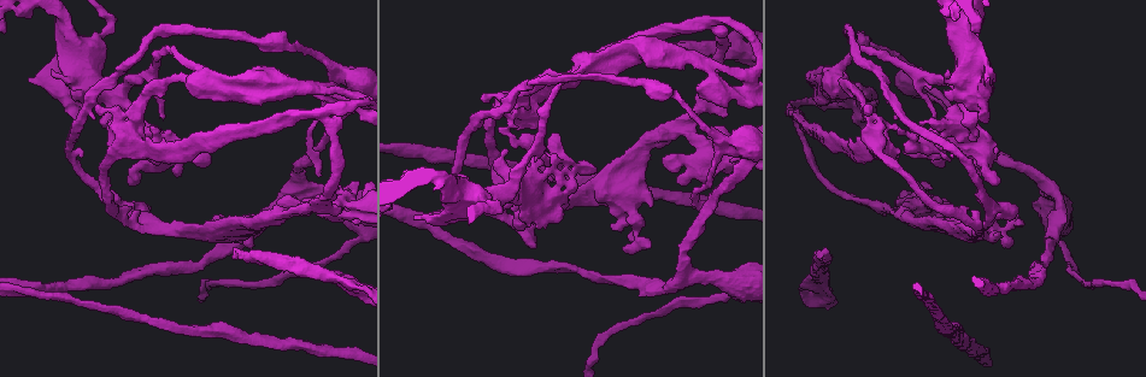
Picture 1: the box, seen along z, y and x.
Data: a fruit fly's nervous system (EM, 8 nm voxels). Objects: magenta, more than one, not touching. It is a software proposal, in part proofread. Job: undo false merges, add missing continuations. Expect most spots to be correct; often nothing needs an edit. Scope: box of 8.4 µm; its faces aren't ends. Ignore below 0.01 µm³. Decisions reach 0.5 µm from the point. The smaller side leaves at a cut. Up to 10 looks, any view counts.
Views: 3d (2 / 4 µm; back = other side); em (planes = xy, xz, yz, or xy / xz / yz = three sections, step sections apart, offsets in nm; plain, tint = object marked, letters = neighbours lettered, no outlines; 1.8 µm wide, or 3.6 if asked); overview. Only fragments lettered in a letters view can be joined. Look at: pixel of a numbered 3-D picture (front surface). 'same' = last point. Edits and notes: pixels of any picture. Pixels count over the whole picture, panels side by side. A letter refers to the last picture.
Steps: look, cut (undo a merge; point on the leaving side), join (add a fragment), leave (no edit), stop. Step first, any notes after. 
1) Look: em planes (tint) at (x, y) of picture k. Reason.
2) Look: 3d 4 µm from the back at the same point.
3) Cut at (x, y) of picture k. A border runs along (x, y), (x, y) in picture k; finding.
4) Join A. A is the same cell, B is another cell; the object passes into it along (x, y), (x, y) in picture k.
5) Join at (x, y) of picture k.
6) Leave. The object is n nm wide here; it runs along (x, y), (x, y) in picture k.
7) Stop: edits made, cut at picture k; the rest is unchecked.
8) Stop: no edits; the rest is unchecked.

Look: em planes (plain) at (234, 254) of picture 1. End of a long branch.

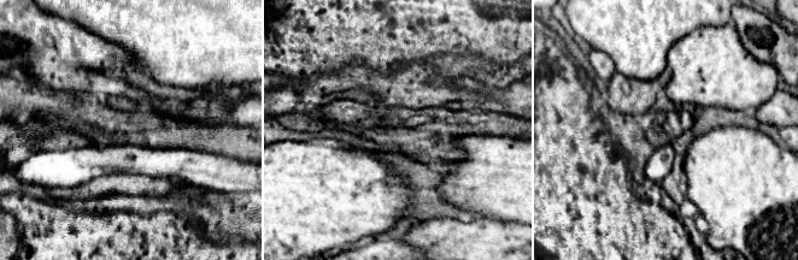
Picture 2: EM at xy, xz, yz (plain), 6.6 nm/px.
Look: em planes (letters) at the same point. What lies round it.

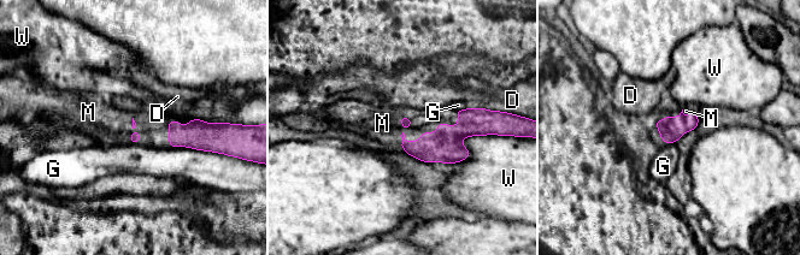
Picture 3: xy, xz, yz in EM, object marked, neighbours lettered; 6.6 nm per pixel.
Join M. M is the same cell, D, G and W are other cells; the object passes into it along (405, 122), (403, 129), (382, 123) in picture 3; the cell continues.

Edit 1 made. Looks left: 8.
Look: overview. See it whole again.

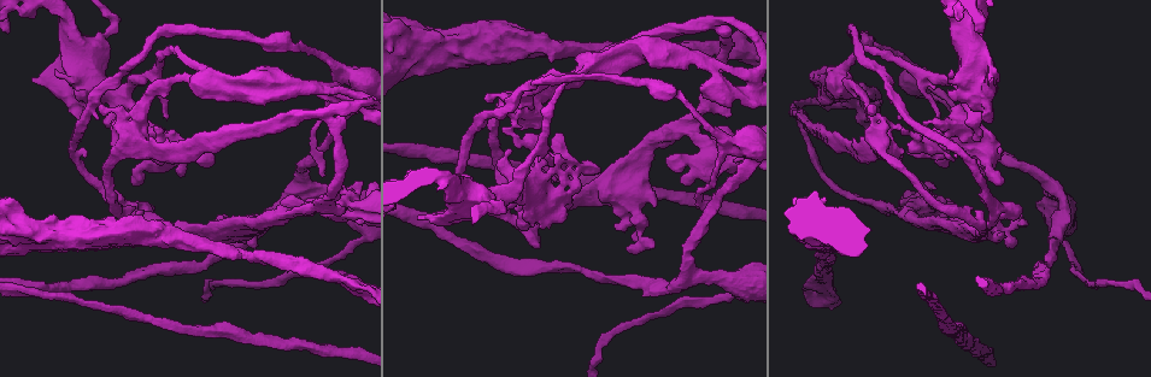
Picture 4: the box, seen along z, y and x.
Look: em yz step 8 (tint) at (704, 218) of picture 4. Two arms in line, one across.

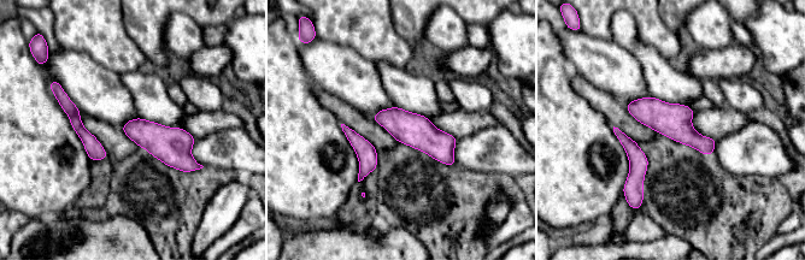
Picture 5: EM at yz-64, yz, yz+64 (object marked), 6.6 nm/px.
Look: em planes (letters) at the same point.

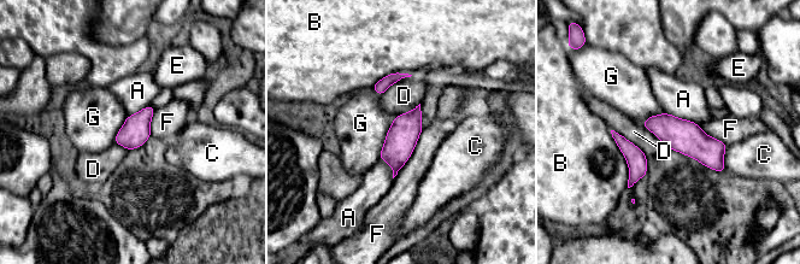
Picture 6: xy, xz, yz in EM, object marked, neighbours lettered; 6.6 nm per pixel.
Leave. The object is 190 nm wide here; the longest contact is with B, 400 nm; A, B, C, D, E, F and G are other cells; one cell here.

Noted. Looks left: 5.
Look: em xz step 8 (tint) at (991, 219) of picture 4.

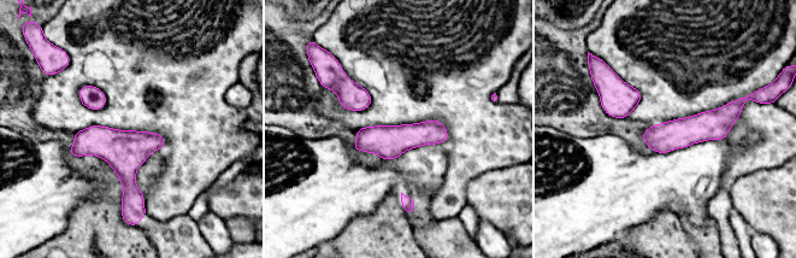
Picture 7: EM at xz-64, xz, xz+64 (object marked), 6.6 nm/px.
Look: em planes (letters) at the same point.

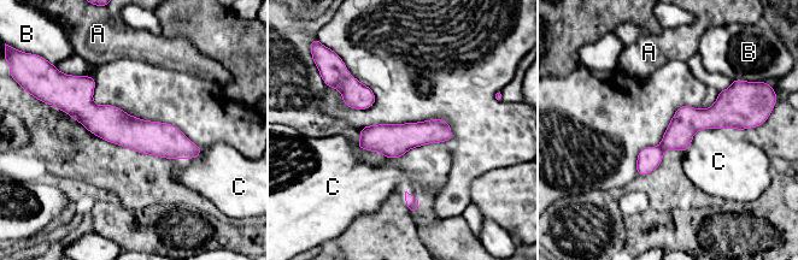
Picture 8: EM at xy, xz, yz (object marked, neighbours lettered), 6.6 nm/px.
Leave. The object is 190 nm wide here; A, B and C are other cells; a border runs along (450, 140), (385, 158) in picture 8; one cell here.

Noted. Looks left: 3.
Look: em 3.6 µm planes (plain) at (167, 117) of picture 4. Thin end.

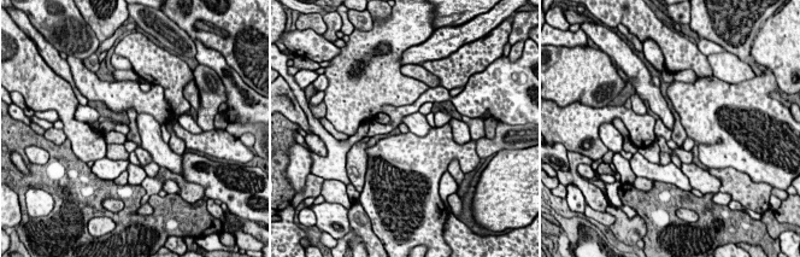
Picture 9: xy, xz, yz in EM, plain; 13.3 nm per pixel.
Look: em 3.6 µm planes (tint) at the same point. With the object marked.

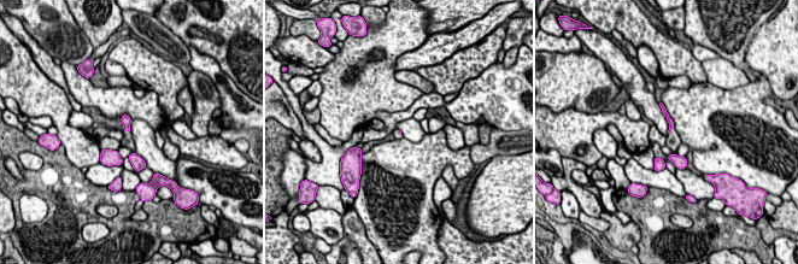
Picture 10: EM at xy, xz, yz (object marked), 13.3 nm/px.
Look: em 3.6 µm planes (letters) at the same point. What lies round it.

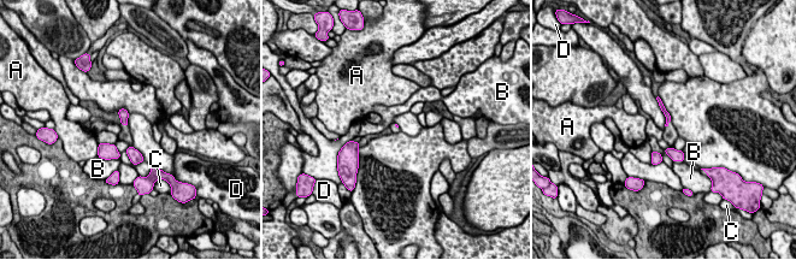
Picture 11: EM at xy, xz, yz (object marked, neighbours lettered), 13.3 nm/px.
Leave. A, B, C and D are other cells; a border runs along (102, 158), (118, 159) in picture 11; none of them fits.

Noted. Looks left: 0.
Stop: edits made, join at picture 3; the rest is unchecked.

